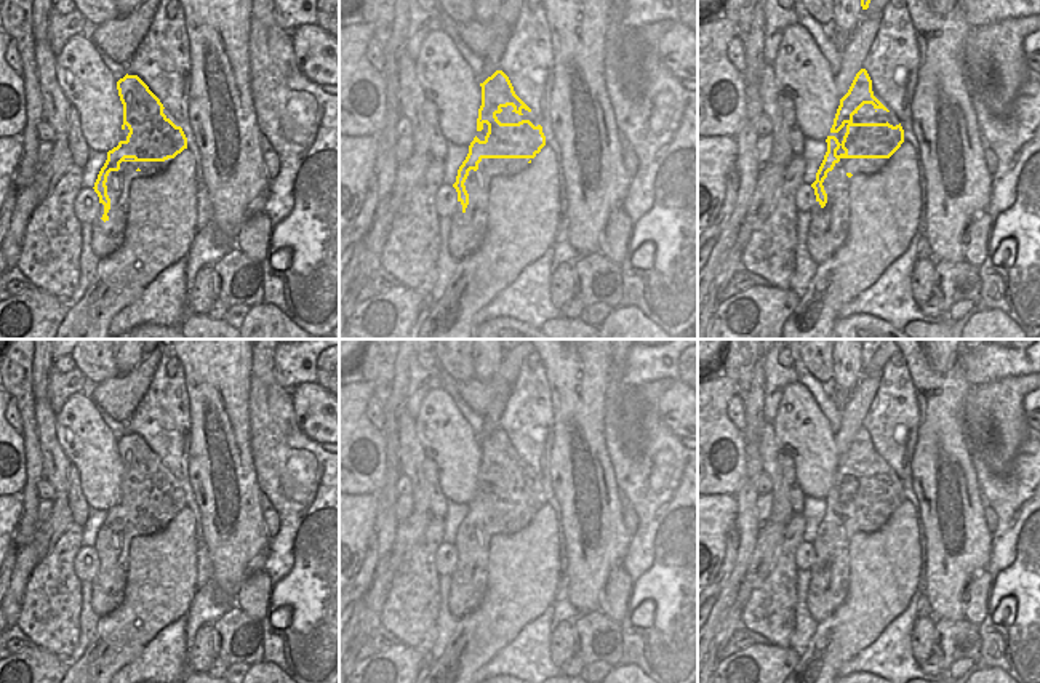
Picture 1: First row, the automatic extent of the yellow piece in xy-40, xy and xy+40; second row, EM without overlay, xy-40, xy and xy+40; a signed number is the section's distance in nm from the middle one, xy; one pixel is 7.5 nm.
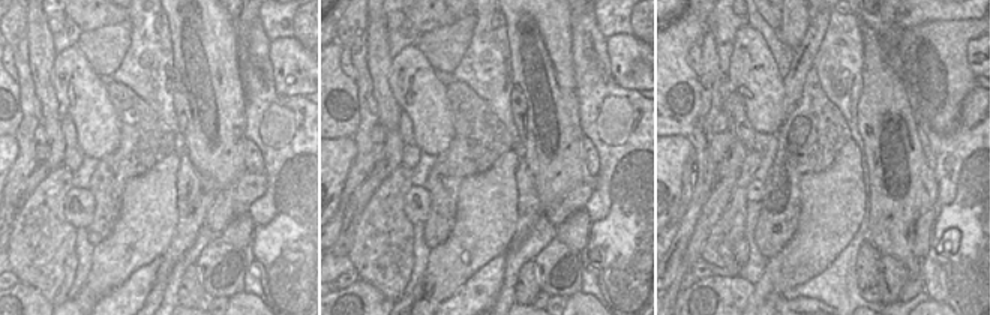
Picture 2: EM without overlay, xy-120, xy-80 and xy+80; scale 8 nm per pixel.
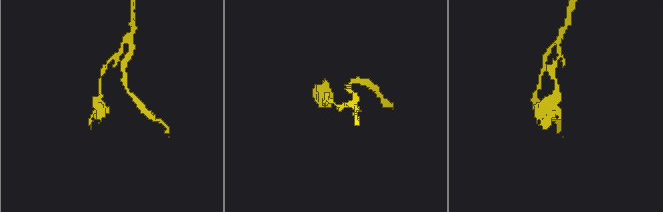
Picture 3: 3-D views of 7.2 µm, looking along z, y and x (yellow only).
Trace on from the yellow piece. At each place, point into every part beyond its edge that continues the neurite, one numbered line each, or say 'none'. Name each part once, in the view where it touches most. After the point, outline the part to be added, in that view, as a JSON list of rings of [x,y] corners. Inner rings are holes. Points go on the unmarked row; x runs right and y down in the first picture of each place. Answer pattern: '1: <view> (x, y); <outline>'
none

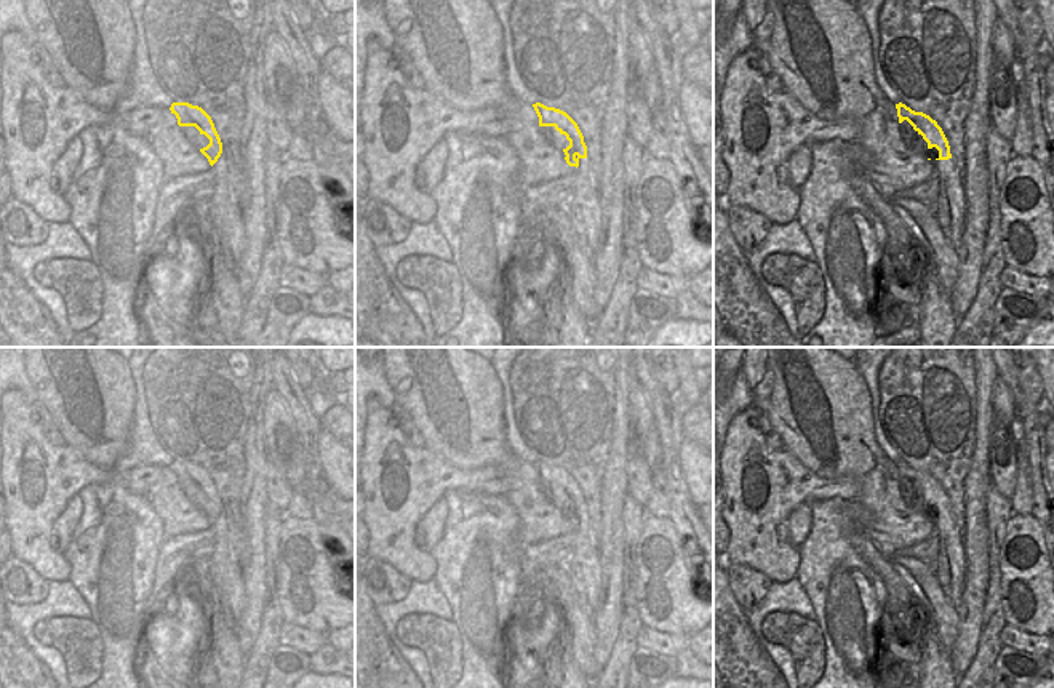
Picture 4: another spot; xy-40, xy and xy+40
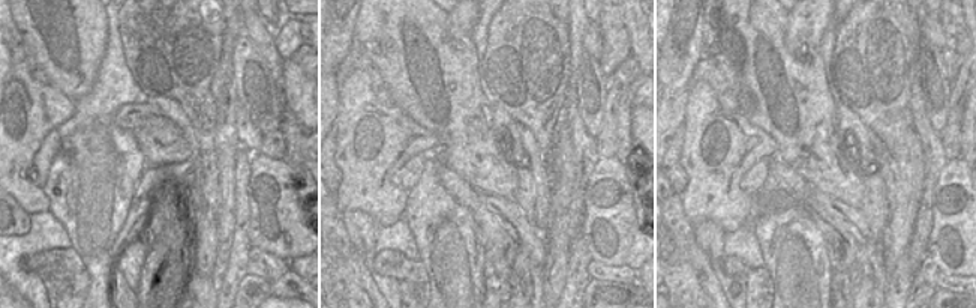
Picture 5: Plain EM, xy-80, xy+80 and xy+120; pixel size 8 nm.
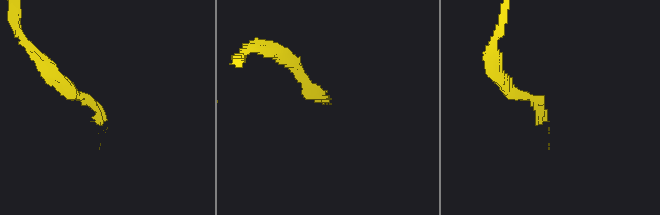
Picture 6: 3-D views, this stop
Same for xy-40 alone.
1: xy-40 (224, 568); [[[224,514],[218,517],[211,528],[216,533],[216,546],[210,557],[208,574],[216,587],[226,618],[237,622],[245,606],[240,550],[229,539]]]

